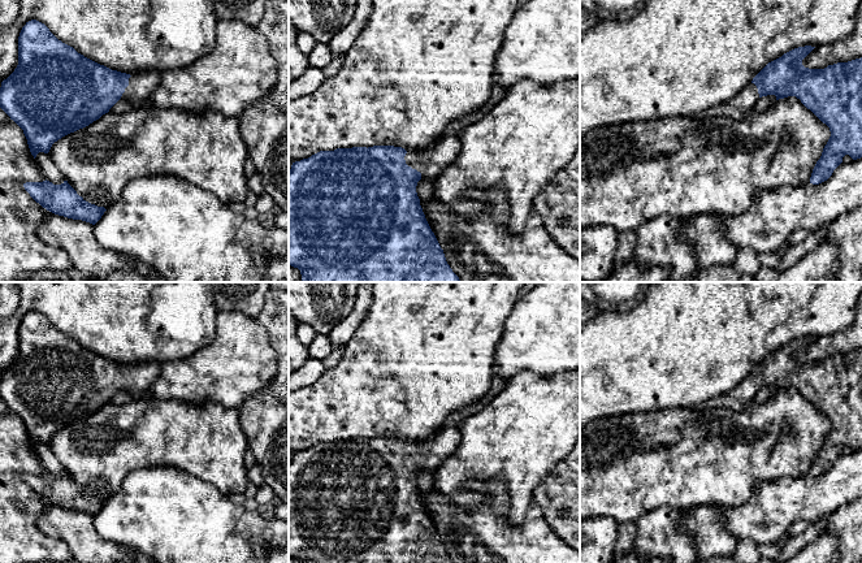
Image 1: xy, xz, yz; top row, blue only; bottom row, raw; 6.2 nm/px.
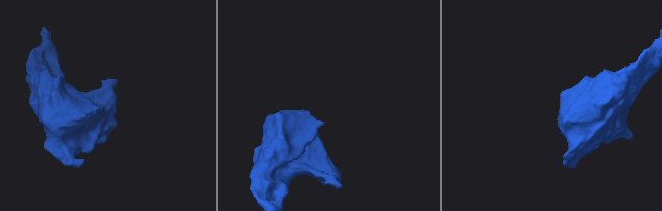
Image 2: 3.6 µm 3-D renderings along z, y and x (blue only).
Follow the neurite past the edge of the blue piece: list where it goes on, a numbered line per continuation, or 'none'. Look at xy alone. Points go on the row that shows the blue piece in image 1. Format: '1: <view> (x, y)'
1: xy (141, 86)

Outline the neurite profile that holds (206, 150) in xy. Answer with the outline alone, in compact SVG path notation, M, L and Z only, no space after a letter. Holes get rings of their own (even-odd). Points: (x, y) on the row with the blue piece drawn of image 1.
M151 105L125 113L108 112L55 142L48 155L83 200L92 190L104 190L104 198L87 202L105 209L121 198L127 183L142 177L182 178L228 205L243 202L248 191L244 173L248 152L239 131L239 118L217 111L195 114Z

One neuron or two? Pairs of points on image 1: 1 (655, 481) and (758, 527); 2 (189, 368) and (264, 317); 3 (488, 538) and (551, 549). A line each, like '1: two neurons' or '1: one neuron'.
1: two neurons
2: two neurons
3: one neuron

